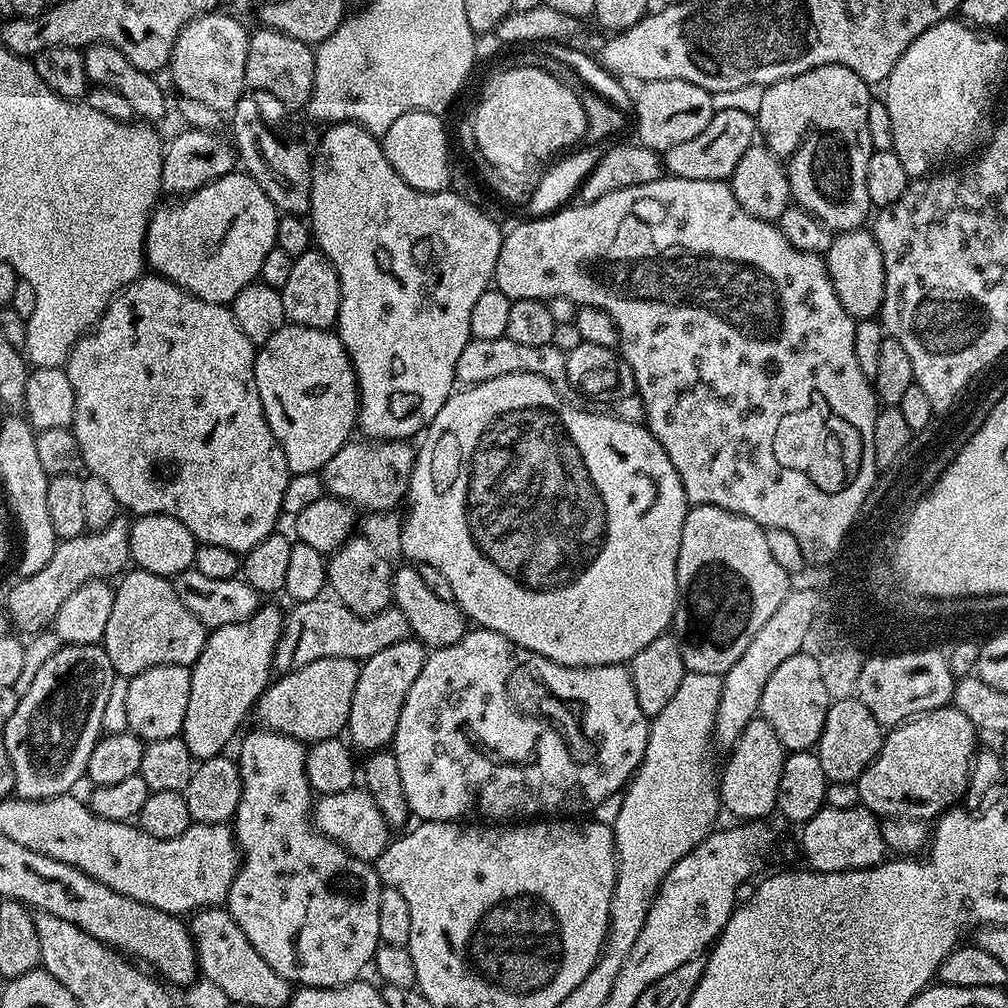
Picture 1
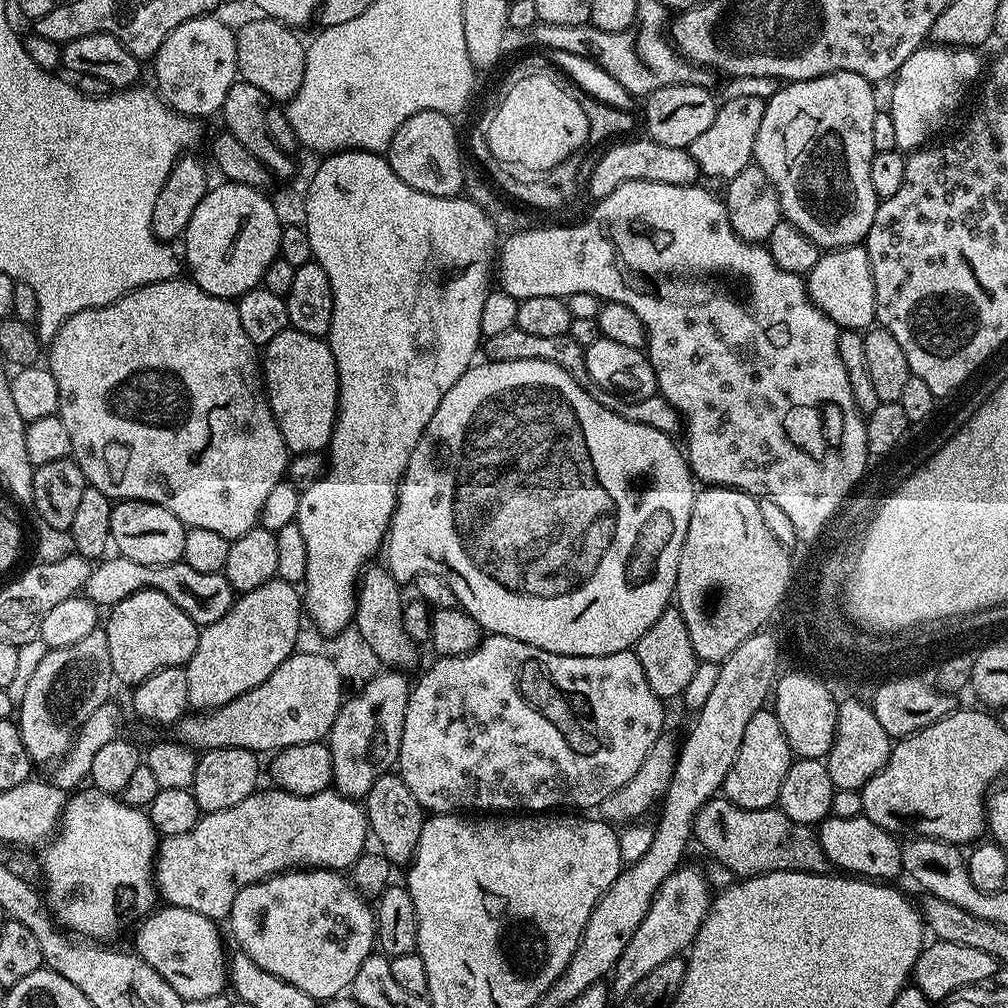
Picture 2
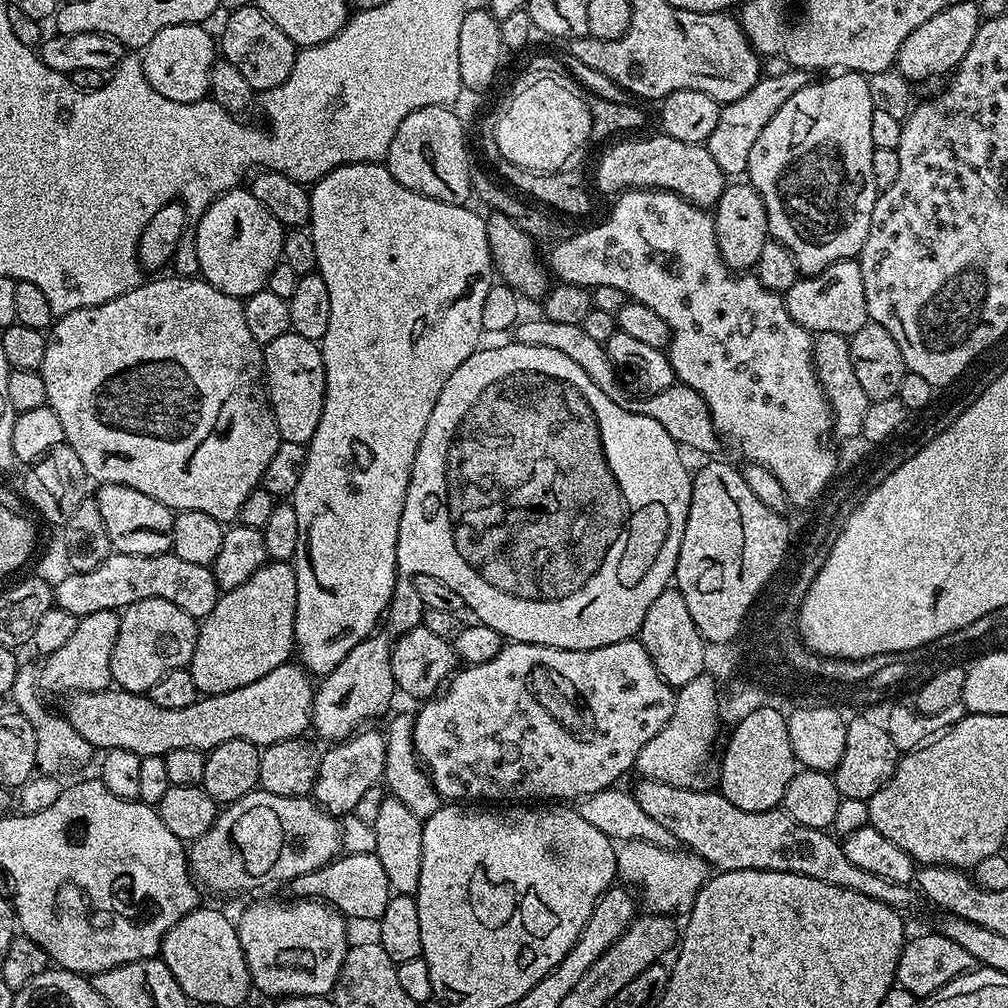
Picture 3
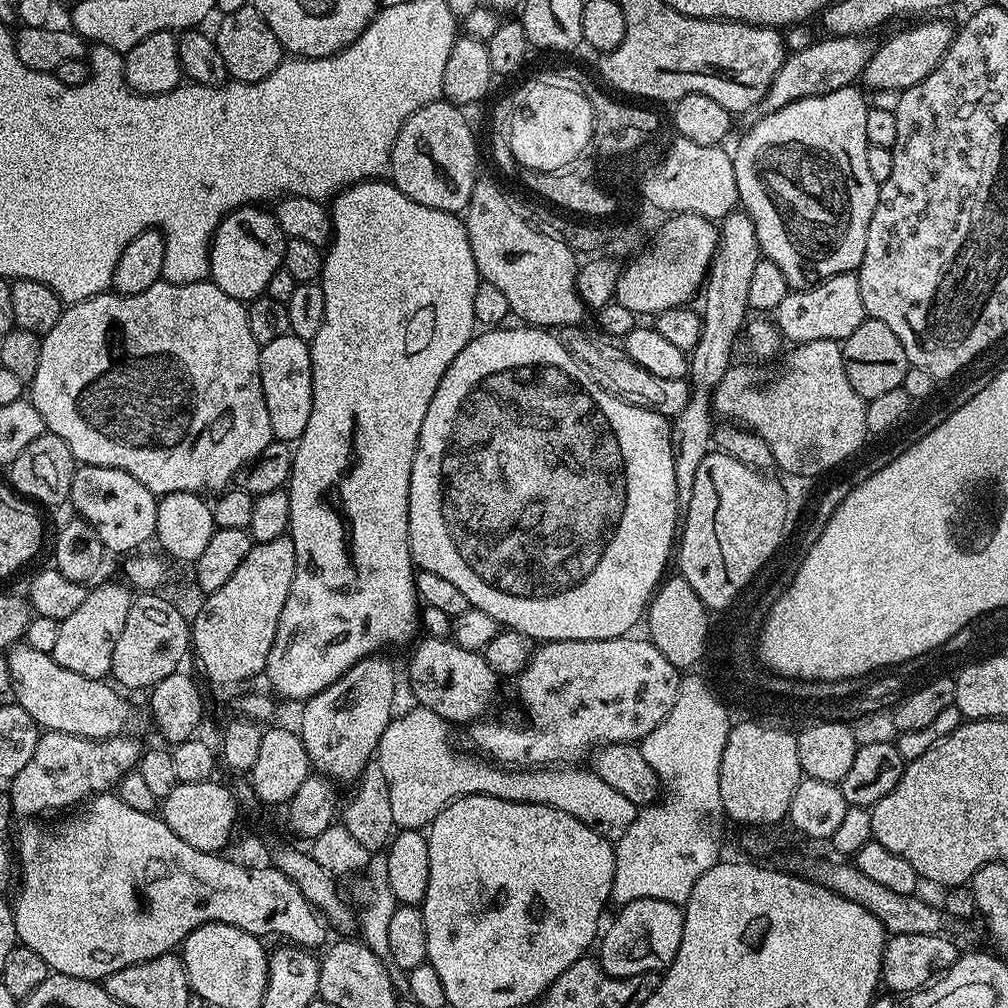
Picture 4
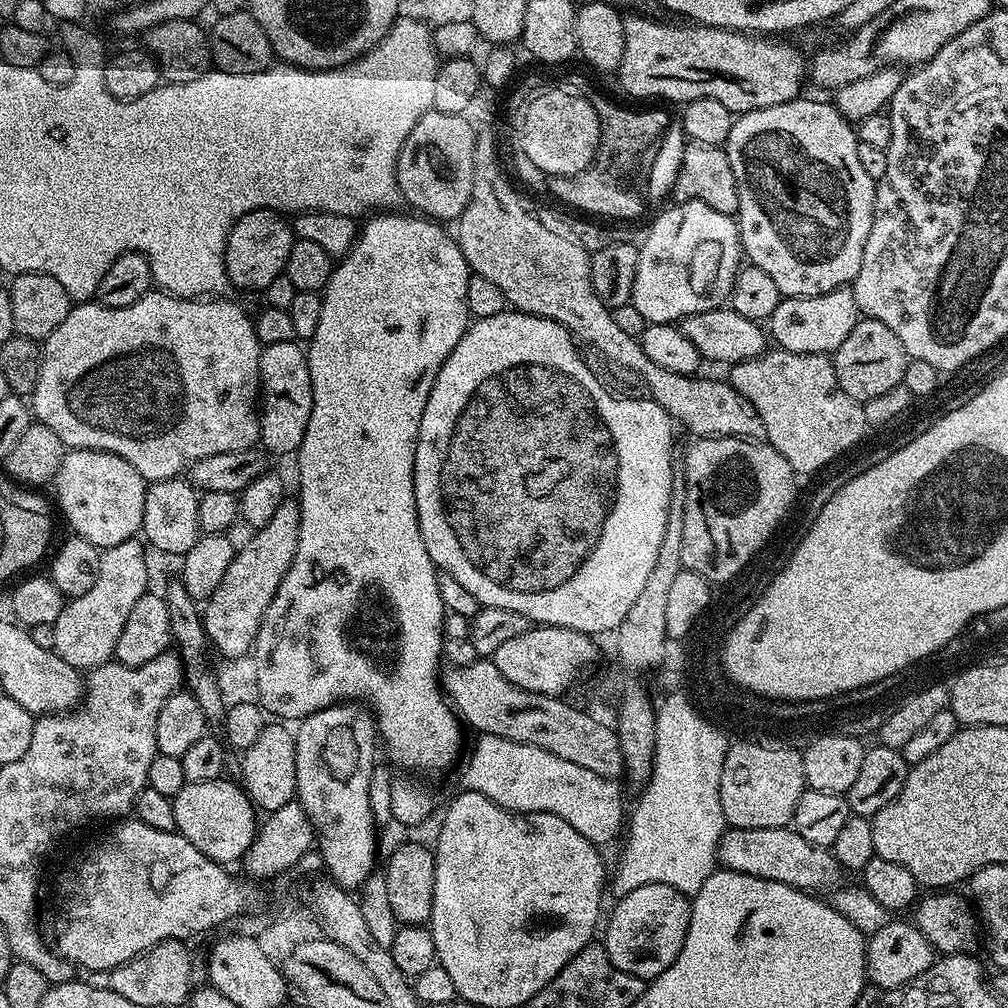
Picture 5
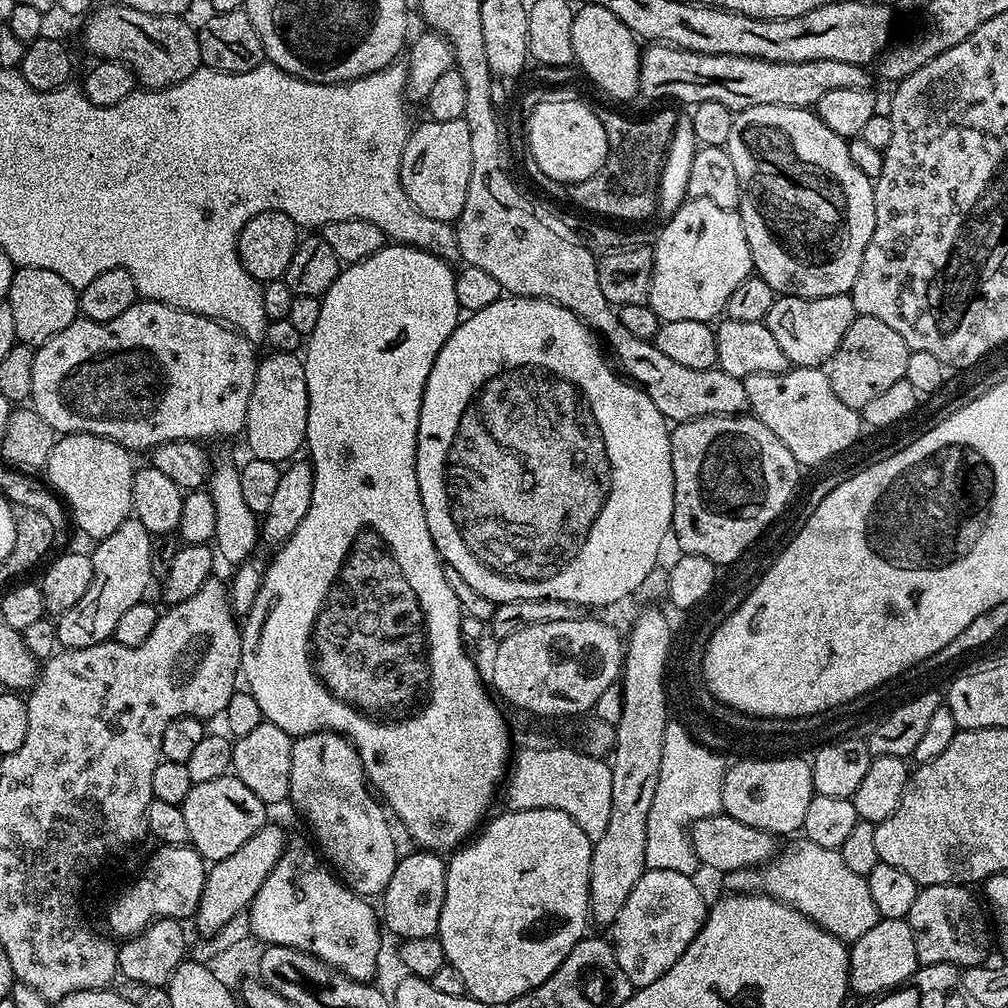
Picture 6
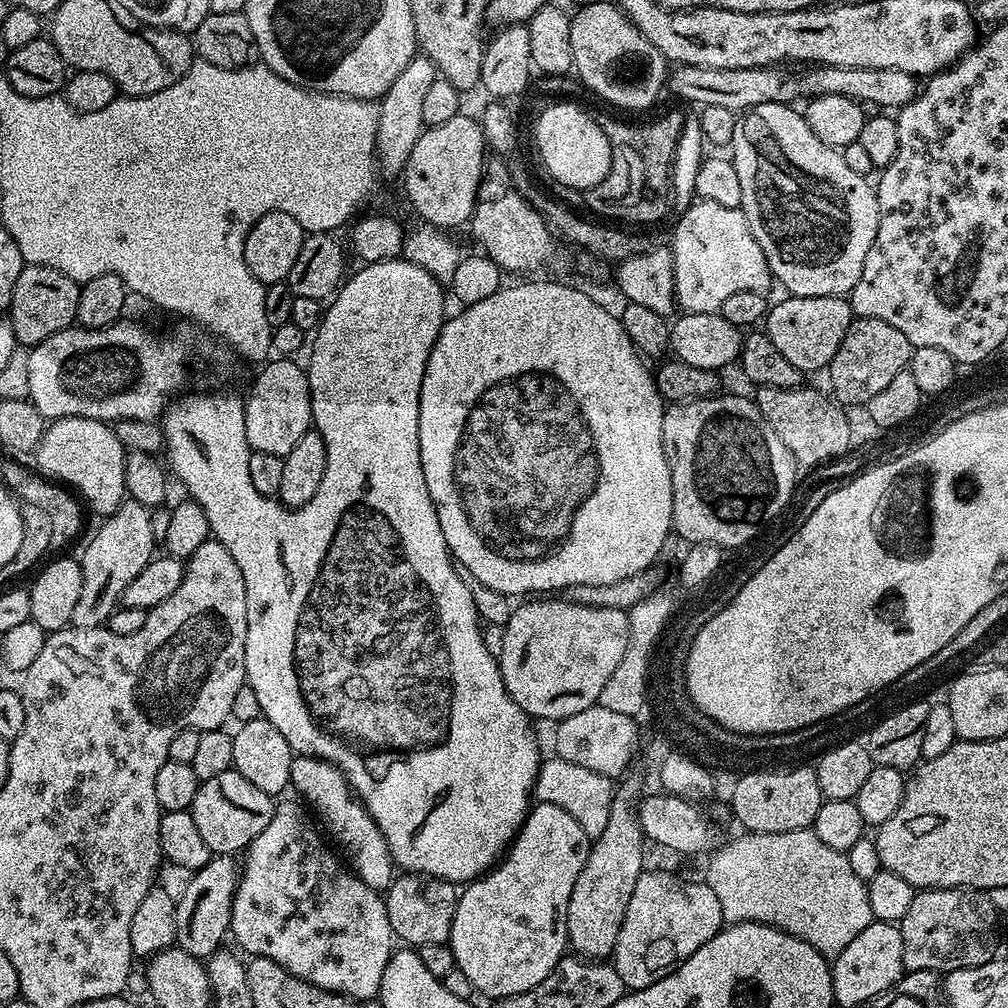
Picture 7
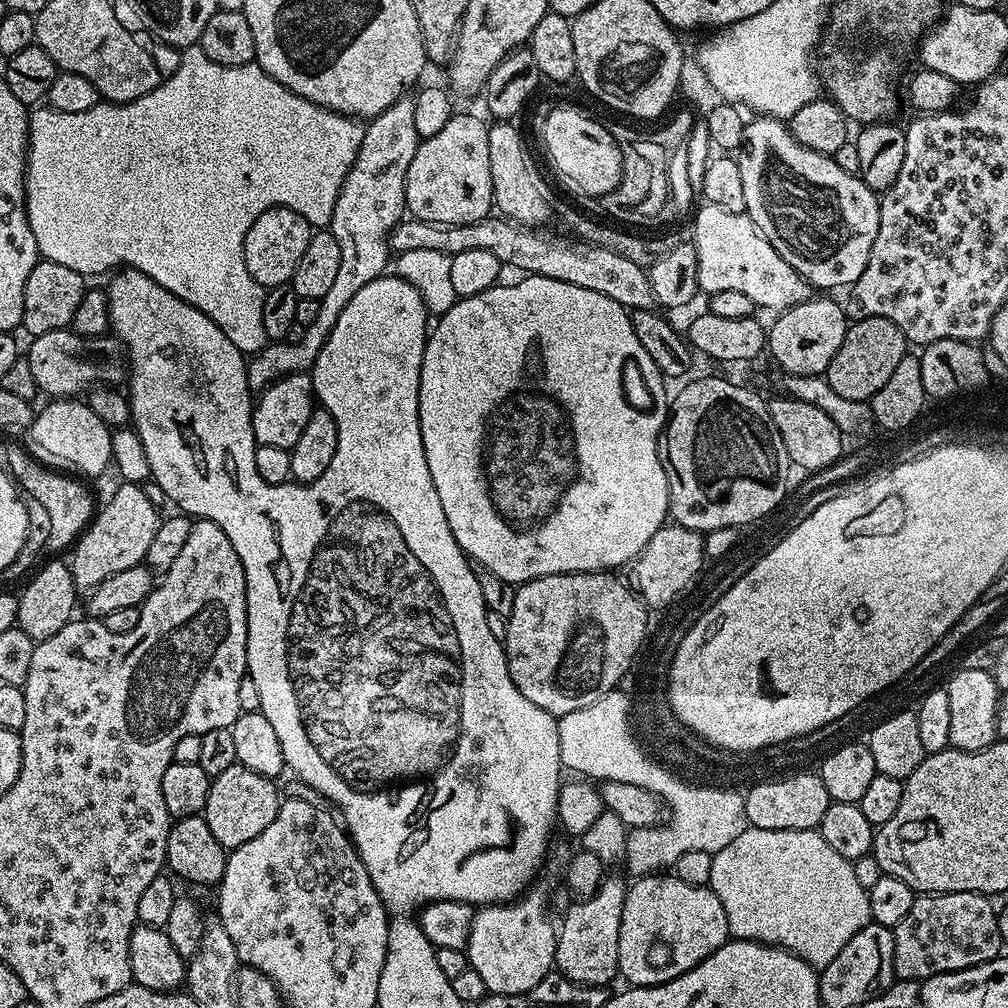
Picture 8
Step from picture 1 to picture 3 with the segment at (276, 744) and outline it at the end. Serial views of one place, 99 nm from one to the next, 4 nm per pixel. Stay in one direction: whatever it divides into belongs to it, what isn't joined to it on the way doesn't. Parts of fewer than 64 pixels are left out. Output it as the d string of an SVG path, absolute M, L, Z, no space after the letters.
M297 899L292 904L275 904L260 900L252 904L240 920L235 921L238 942L251 974L251 987L264 996L328 996L336 985L336 978L344 956L350 947L345 917L319 899Z

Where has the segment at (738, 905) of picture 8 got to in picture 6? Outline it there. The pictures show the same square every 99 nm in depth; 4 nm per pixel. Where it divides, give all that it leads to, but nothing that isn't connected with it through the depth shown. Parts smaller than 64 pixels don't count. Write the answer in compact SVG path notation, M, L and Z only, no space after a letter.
M806 838L796 839L788 842L793 844L788 844L785 848L783 845L782 851L763 865L762 871L743 868L727 873L726 880L732 887L729 889L736 894L752 894L763 889L767 895L781 904L789 904L819 928L825 928L840 940L851 942L862 938L870 926L881 920L878 906L874 906L874 898L870 898L867 879L854 874L854 870L849 870L837 849L818 846Z

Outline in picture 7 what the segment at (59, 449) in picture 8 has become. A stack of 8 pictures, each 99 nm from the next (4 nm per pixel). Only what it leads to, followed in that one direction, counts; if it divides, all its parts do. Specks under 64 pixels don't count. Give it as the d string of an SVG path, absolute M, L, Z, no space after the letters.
M62 418L44 429L34 457L34 467L42 476L67 486L100 518L110 516L124 503L124 457L126 450L118 442L115 427L94 418Z

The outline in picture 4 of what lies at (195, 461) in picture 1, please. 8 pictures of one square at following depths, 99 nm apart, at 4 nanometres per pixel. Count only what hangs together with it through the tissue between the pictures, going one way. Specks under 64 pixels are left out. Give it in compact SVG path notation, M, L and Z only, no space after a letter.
M161 278L154 286L150 286L150 290L142 290L142 294L122 296L109 290L89 300L67 305L61 311L54 330L50 330L41 339L41 357L37 373L30 381L30 399L38 414L42 414L45 429L62 438L62 442L70 446L72 457L81 465L129 472L158 498L177 494L220 494L235 481L232 480L235 476L237 479L246 466L264 453L266 446L274 443L270 410L266 410L266 398L262 394L261 347L261 344L254 342L254 334L250 334L245 301L230 298L211 279L193 284L171 284Z

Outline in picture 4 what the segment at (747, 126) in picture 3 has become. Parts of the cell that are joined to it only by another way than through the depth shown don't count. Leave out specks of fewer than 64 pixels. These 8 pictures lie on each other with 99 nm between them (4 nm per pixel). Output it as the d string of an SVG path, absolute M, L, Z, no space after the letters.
M856 38L823 39L785 55L784 64L778 74L774 74L774 82L770 82L764 95L762 108L765 113L782 110L782 106L790 106L790 102L798 102L802 98L834 94L834 90L851 88L863 77L870 55L870 48L864 42Z

